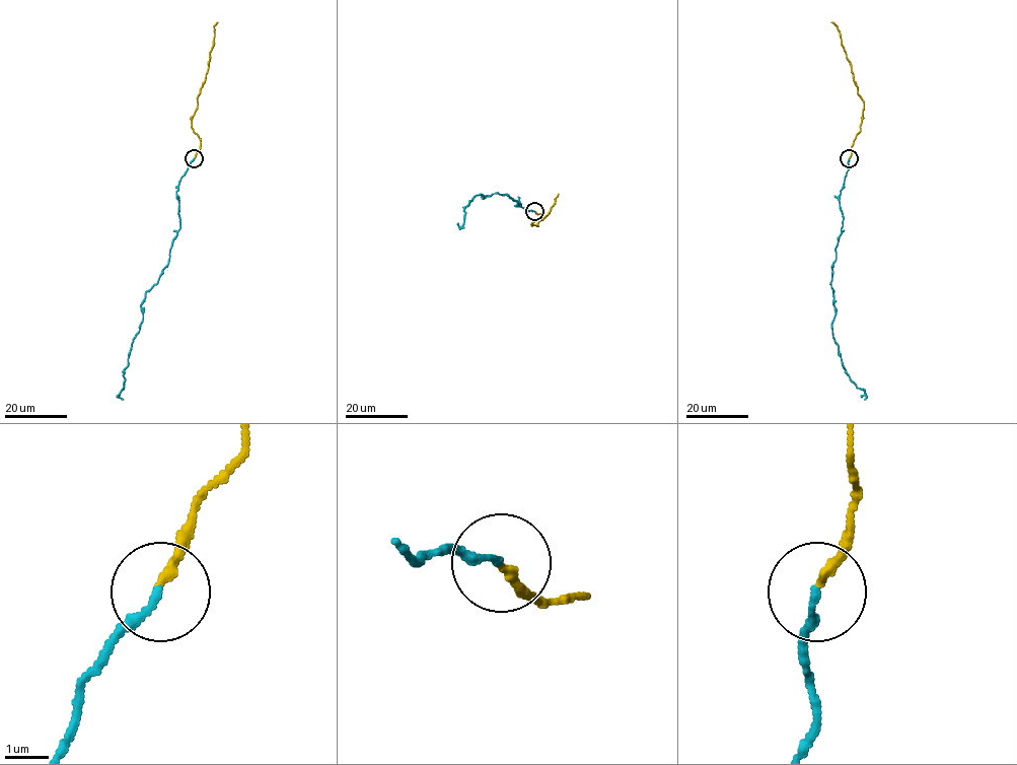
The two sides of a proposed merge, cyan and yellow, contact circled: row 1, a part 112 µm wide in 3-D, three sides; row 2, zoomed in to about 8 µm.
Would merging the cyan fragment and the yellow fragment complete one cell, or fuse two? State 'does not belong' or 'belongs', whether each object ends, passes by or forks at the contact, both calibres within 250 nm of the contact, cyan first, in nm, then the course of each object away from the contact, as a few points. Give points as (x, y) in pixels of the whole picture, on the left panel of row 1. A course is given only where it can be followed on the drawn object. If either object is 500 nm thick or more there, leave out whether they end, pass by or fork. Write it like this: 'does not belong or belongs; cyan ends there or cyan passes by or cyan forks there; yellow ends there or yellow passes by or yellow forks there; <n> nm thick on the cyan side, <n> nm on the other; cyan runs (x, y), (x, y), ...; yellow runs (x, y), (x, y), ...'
does not belong; cyan ends there; yellow ends there; 180 nm thick on the cyan side, 200 nm on the other; cyan runs (194, 158), (176, 192), (180, 226), (167, 265), (140, 305), (143, 320), (133, 340), (119, 395), (124, 399); yellow runs (194, 158), (200, 140), (193, 130), (191, 117), (205, 80), (217, 21)

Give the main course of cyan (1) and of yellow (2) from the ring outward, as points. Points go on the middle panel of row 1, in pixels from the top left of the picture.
1: (534, 211), (504, 194), (484, 198), (481, 194), (464, 208), (459, 228), (464, 227)
2: (534, 211), (540, 215), (531, 223), (537, 226), (558, 193)

